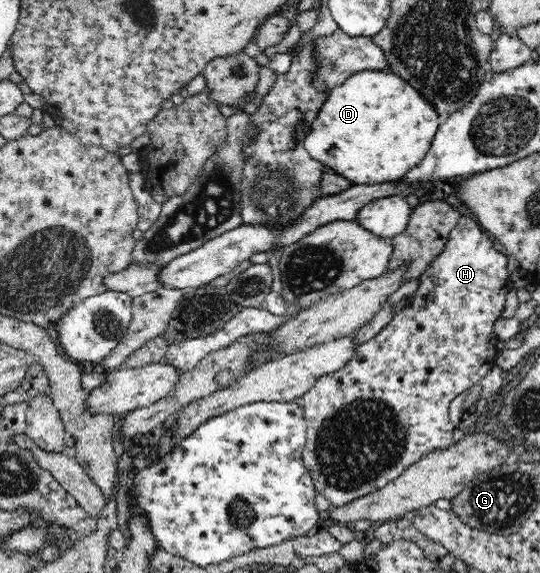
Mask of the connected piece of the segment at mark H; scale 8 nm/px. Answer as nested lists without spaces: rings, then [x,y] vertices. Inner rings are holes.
[[[465,211],[456,227],[452,228],[443,252],[428,262],[425,272],[417,280],[418,289],[405,298],[406,302],[399,312],[396,312],[378,334],[368,341],[358,344],[355,354],[351,360],[344,364],[344,368],[330,372],[330,374],[322,374],[320,378],[316,378],[312,388],[302,395],[303,411],[307,420],[307,441],[303,450],[303,461],[316,485],[317,494],[326,497],[331,502],[332,507],[344,506],[353,500],[362,498],[362,496],[378,492],[380,488],[384,488],[389,482],[396,480],[411,464],[423,458],[426,452],[430,452],[434,448],[448,448],[452,444],[452,432],[455,426],[448,417],[448,406],[464,390],[468,390],[480,382],[495,365],[499,349],[497,349],[498,340],[494,332],[494,325],[504,310],[506,294],[513,289],[510,270],[507,267],[508,257],[498,250],[496,244],[489,240],[488,235],[480,227],[478,220],[468,211]]]

